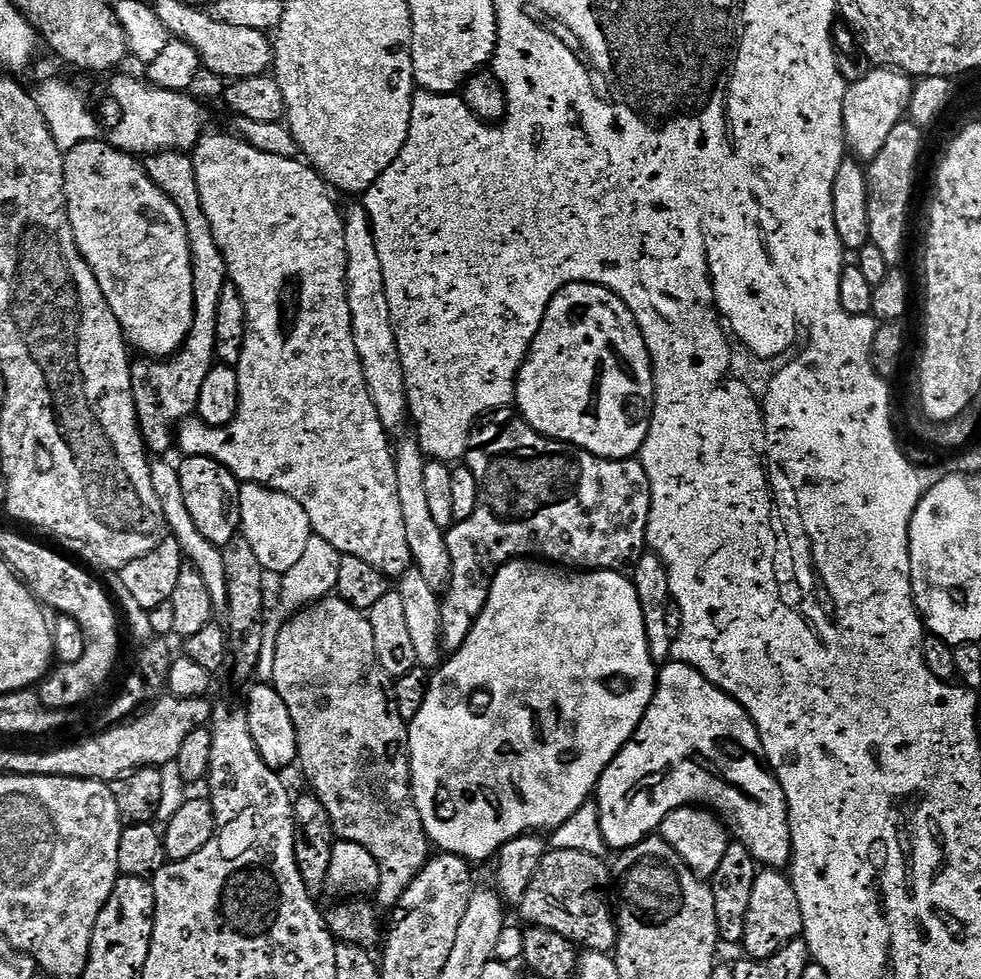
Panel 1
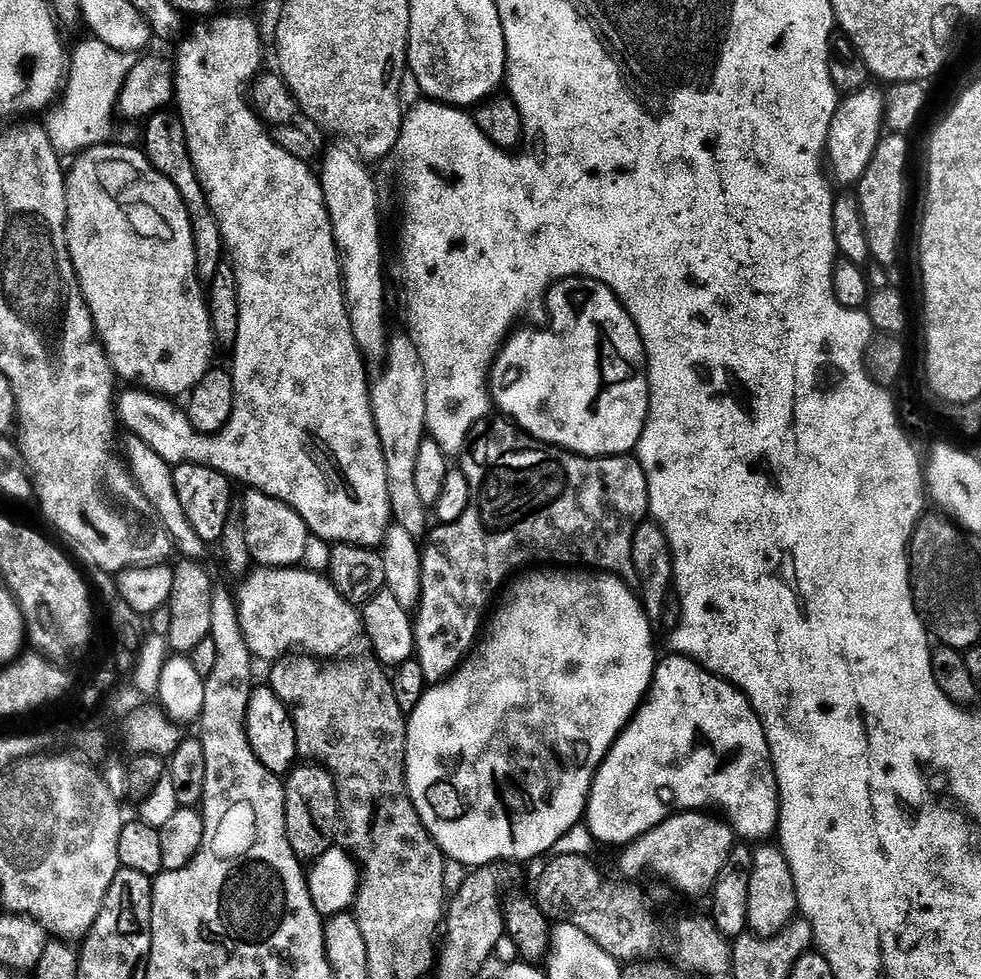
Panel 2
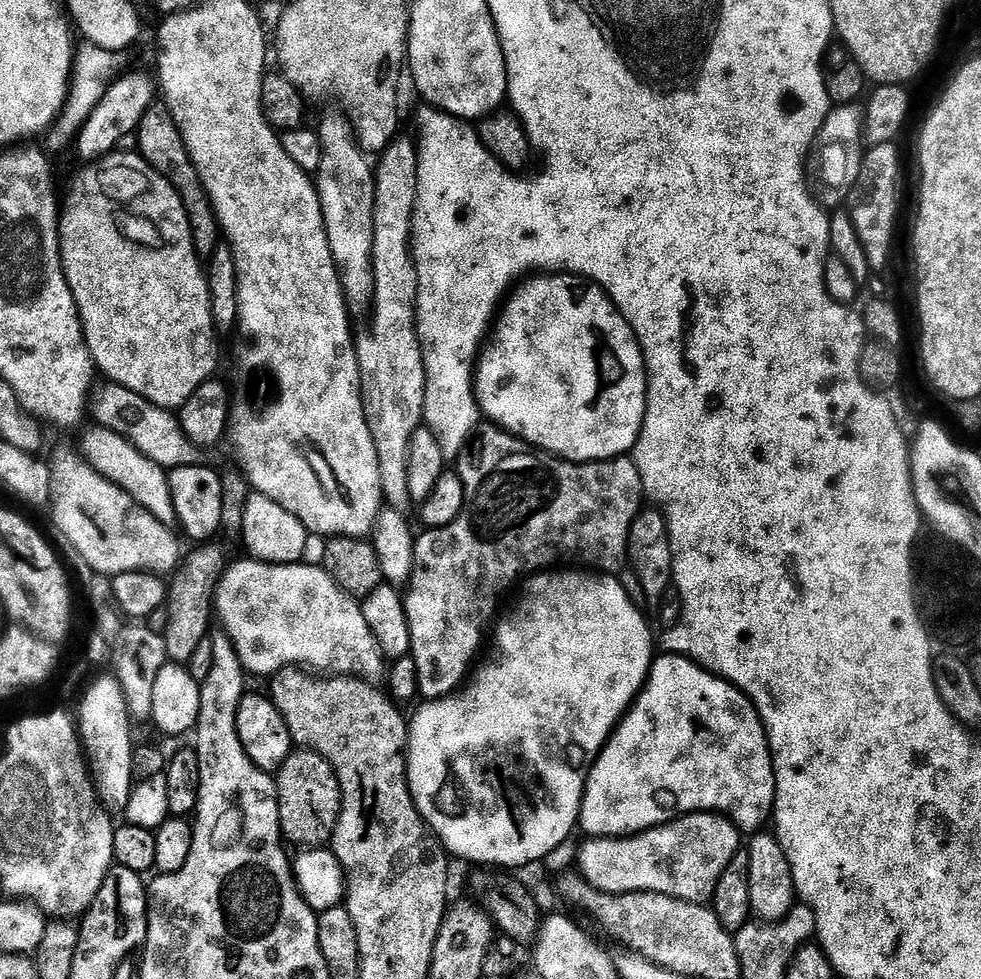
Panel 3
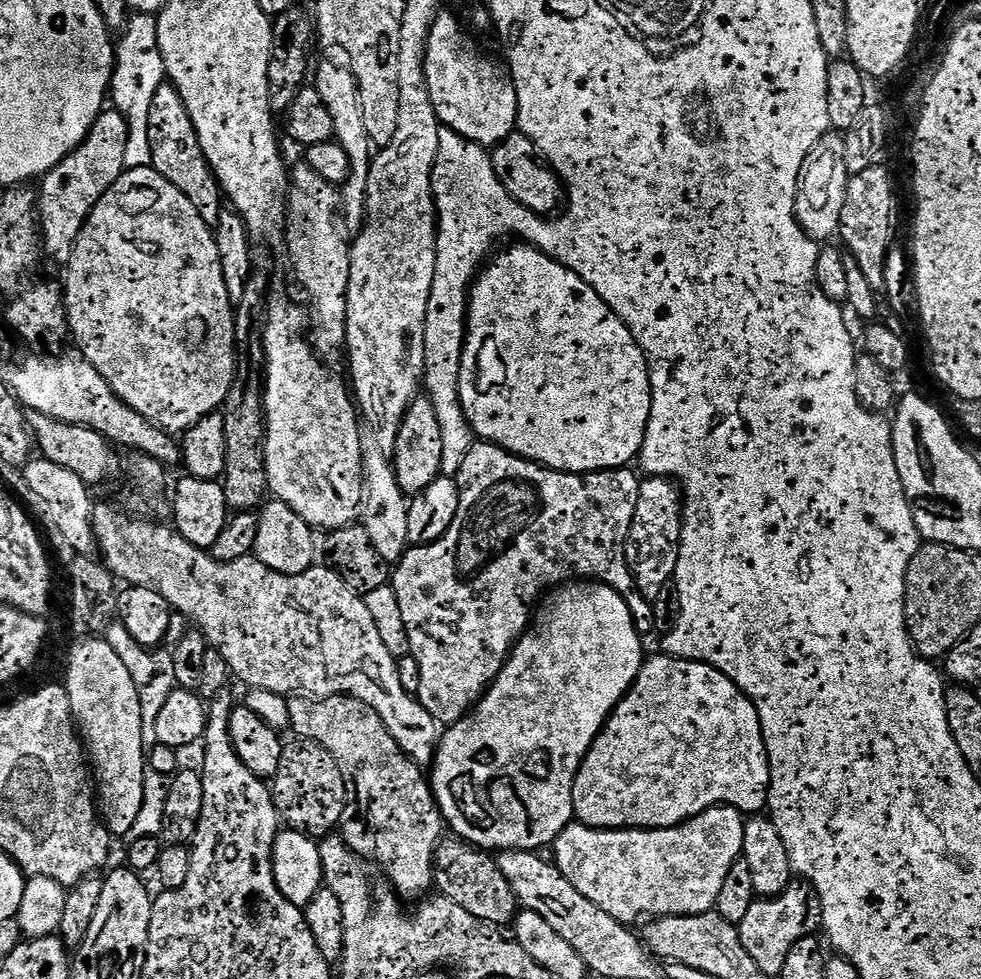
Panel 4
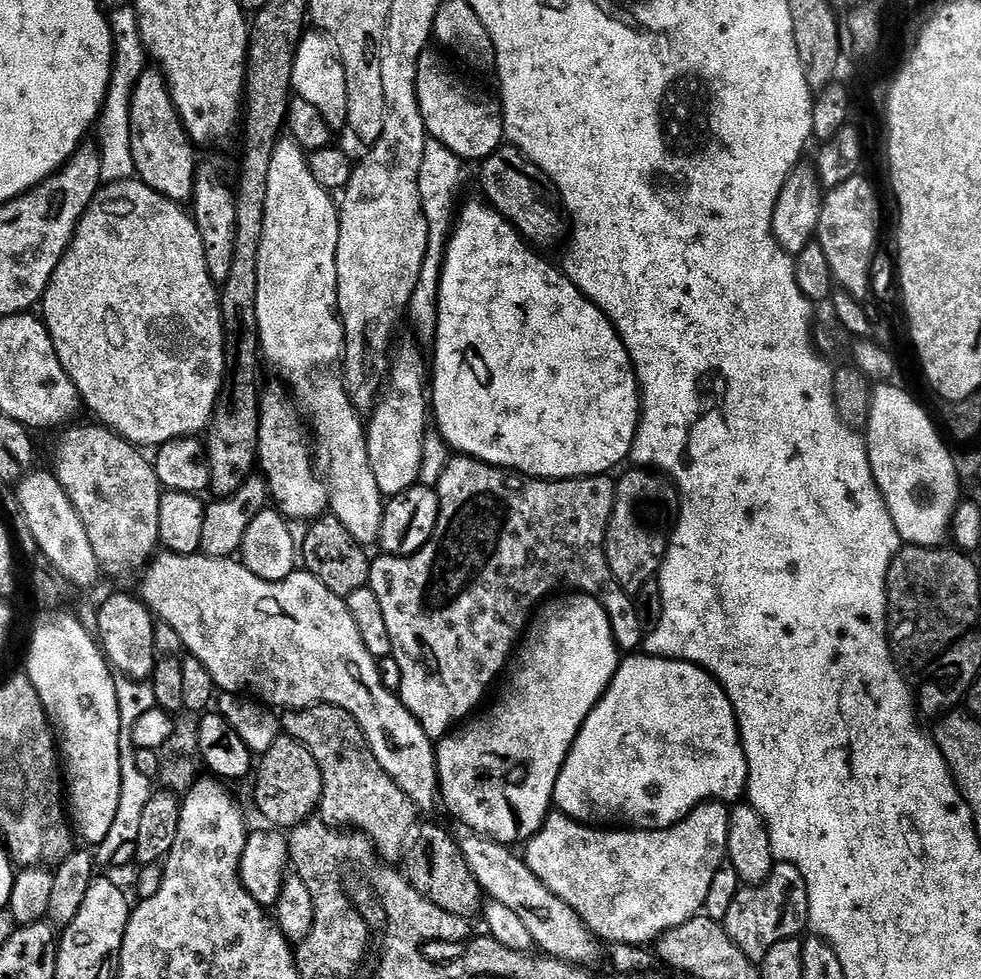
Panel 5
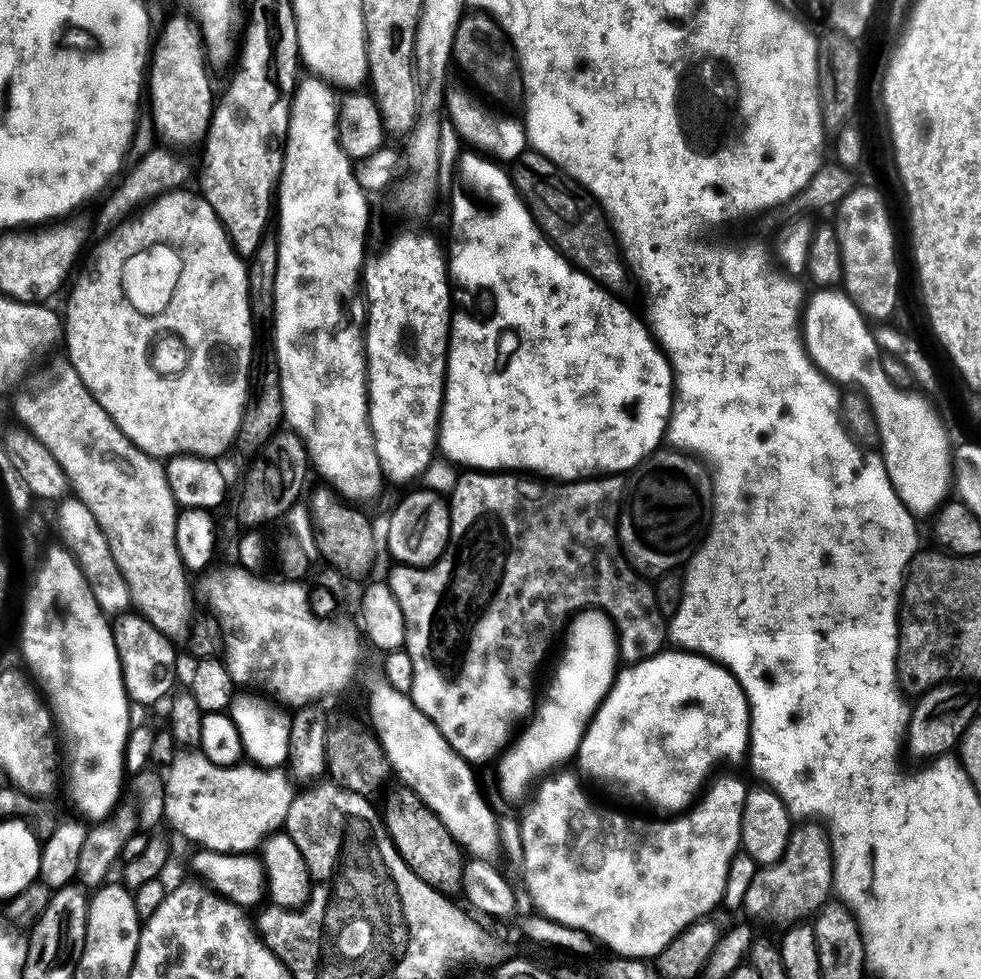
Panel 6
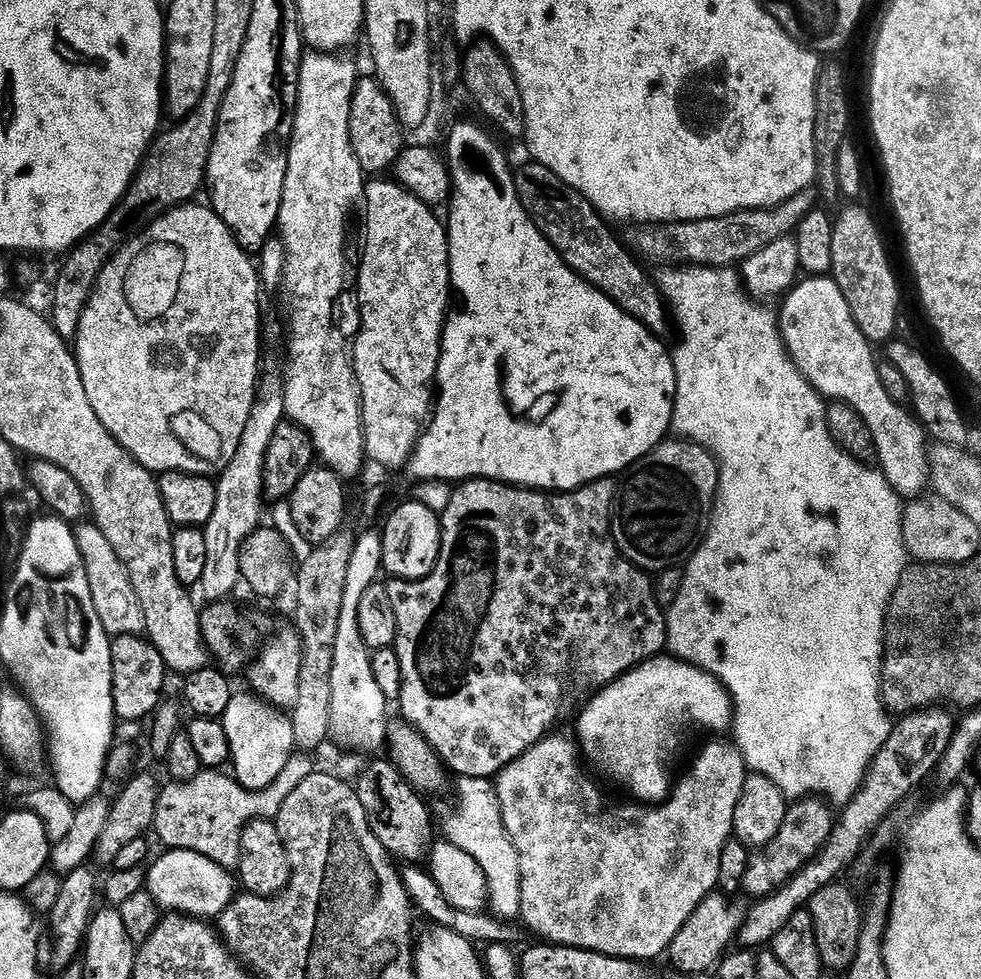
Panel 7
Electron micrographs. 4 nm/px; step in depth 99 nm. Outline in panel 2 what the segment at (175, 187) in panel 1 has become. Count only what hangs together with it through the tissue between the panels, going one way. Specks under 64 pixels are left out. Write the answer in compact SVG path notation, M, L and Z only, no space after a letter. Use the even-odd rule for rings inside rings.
M157 114L147 121L148 129L144 132L142 148L152 167L160 175L165 176L183 198L184 205L188 208L188 217L192 220L192 243L196 246L196 276L204 279L204 282L211 282L222 263L220 229L216 227L216 222L212 218L208 200L204 197L204 188L192 165L188 153L188 137L184 135L184 125L175 115L164 115L168 114Z

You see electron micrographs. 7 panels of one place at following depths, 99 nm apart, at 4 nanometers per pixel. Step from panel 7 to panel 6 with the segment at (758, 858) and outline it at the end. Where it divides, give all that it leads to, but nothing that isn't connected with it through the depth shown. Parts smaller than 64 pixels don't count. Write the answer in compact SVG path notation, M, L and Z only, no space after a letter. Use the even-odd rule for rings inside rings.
M800 826L793 831L786 846L786 854L780 861L757 871L749 890L746 891L743 911L748 912L749 918L760 924L788 930L807 921L807 916L811 917L821 907L820 896L831 897L833 892L834 862L827 833L820 826Z

